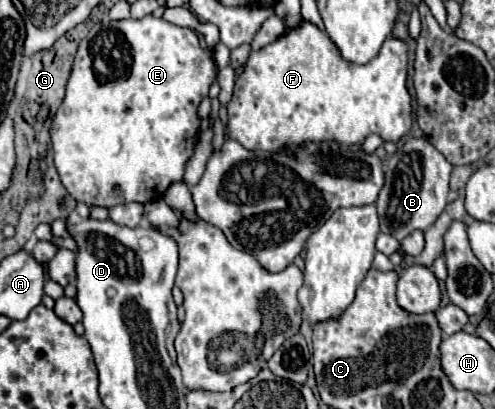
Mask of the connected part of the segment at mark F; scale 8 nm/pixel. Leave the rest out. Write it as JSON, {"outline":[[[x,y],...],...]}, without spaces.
{"outline":[[[301,21],[267,47],[251,53],[243,73],[235,81],[233,97],[227,103],[229,139],[239,141],[251,151],[273,153],[291,153],[291,149],[307,141],[339,141],[339,145],[363,143],[371,133],[377,133],[383,141],[397,143],[411,131],[413,123],[411,95],[407,91],[407,49],[405,41],[387,37],[373,61],[367,65],[355,65],[339,55],[337,47],[319,27]]]}

